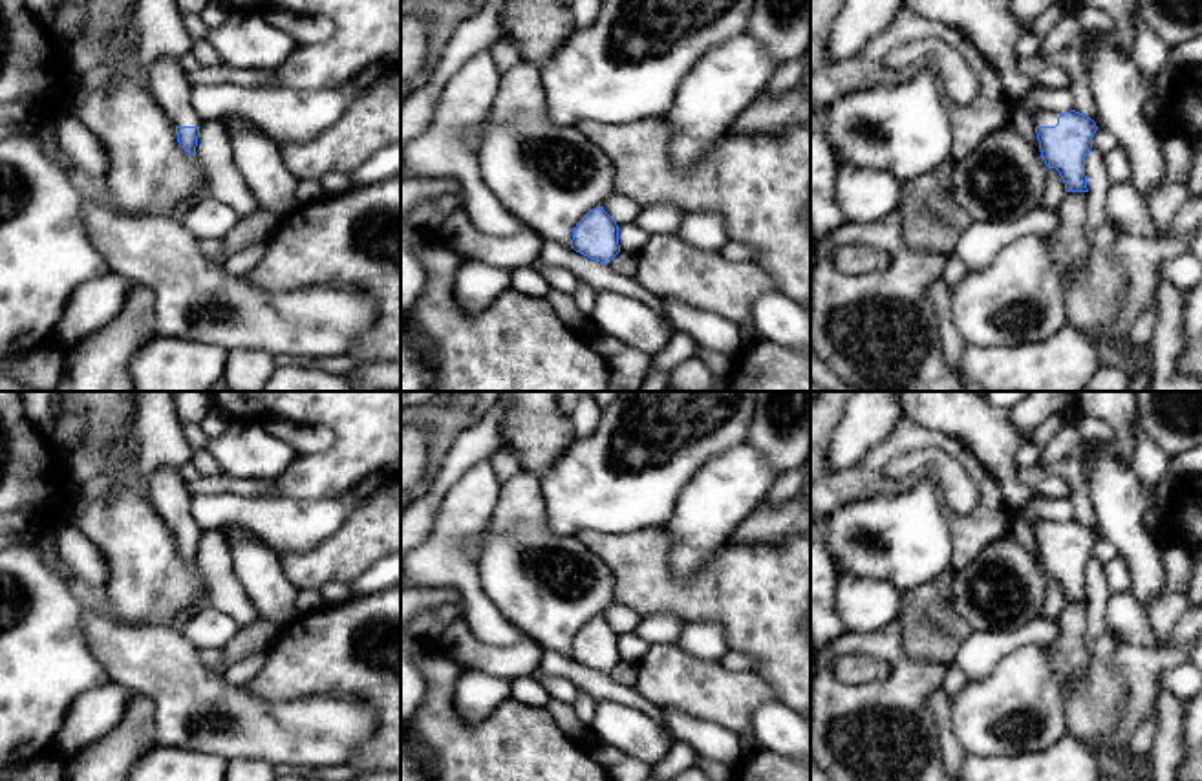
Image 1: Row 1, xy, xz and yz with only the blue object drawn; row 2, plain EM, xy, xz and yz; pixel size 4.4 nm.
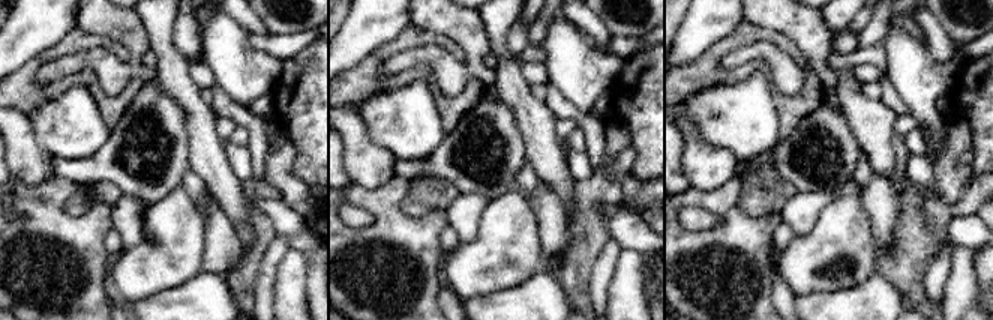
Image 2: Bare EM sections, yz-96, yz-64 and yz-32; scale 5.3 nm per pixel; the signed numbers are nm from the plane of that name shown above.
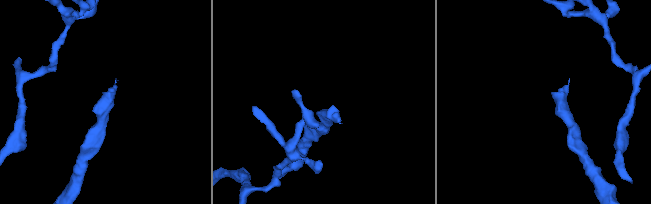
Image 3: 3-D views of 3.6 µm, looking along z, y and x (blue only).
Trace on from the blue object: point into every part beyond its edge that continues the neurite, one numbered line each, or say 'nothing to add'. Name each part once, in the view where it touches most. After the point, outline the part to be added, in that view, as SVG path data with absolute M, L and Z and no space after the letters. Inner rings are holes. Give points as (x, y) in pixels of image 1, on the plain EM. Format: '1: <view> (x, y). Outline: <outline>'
1: yz (1040, 527). Outline: M1030 521L1030 527L1036 536L1056 536L1057 534L1057 521Z

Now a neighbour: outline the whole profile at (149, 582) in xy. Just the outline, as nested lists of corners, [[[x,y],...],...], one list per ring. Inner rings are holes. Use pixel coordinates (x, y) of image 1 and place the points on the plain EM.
[[[132,428],[117,433],[102,459],[115,481],[108,494],[71,501],[66,525],[79,529],[108,563],[104,596],[126,624],[170,626],[177,615],[203,605],[205,583],[177,552],[176,536],[150,503],[132,465],[137,454]]]

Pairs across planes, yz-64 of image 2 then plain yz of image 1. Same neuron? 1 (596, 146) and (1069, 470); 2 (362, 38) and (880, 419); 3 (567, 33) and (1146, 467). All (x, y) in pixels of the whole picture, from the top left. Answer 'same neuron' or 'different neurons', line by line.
1: same neuron
2: same neuron
3: different neurons

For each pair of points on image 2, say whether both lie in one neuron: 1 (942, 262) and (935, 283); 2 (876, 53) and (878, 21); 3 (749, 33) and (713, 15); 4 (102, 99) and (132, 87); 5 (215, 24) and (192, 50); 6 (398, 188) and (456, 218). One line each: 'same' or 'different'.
1: same
2: different
3: different
4: same
5: different
6: different

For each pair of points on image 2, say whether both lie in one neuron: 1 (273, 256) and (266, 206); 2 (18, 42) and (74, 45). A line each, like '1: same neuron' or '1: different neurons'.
1: different neurons
2: different neurons

